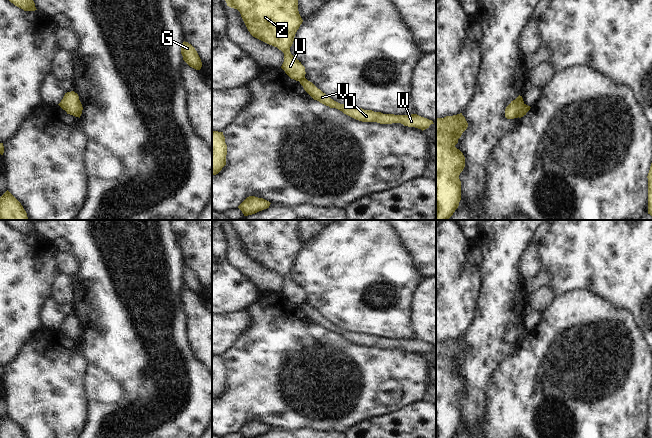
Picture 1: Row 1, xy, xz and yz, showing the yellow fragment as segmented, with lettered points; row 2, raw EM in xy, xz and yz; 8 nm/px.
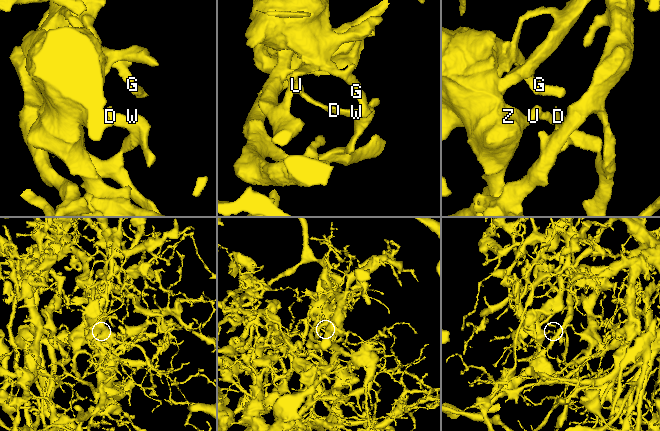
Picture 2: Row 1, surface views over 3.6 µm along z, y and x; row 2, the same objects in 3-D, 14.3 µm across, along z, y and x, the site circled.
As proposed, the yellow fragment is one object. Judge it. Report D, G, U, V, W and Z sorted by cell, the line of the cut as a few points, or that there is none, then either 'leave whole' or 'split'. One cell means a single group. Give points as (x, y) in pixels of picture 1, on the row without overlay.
D G V W / U Z; cut in yz along (524, 328), (517, 340); split

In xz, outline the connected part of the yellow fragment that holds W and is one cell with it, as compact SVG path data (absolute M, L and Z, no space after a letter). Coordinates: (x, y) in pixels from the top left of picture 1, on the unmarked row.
M302 302L300 308L303 310L304 314L314 323L320 327L329 330L330 332L336 332L342 335L344 338L362 345L362 346L377 346L380 348L392 348L401 347L404 350L415 351L421 353L422 355L429 352L431 348L434 348L432 344L421 341L417 338L411 339L394 339L394 338L383 338L381 336L374 336L372 334L364 334L362 332L352 332L344 328L340 328L320 313L318 313L312 306L308 305L306 302Z

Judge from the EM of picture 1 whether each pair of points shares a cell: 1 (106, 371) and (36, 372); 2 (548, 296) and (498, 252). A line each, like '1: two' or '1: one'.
1: two
2: two

